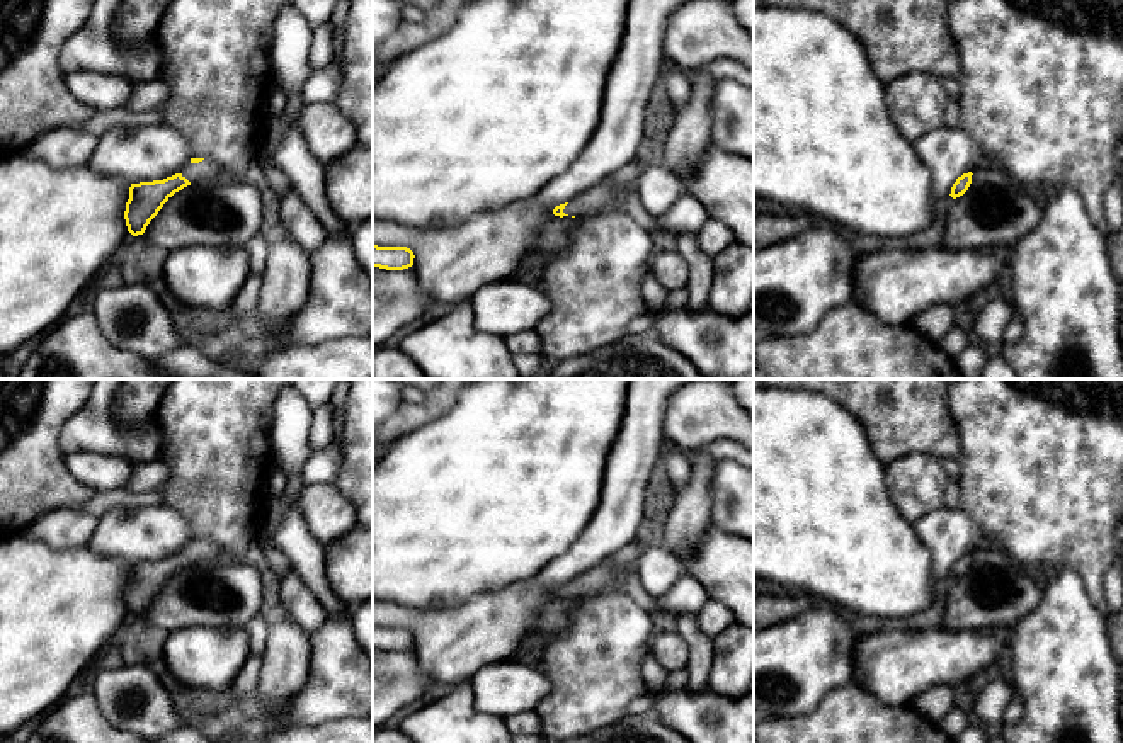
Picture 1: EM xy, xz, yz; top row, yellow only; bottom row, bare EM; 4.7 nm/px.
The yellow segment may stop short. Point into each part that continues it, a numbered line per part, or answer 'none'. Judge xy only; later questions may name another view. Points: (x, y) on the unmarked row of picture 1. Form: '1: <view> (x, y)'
1: xy (206, 551)

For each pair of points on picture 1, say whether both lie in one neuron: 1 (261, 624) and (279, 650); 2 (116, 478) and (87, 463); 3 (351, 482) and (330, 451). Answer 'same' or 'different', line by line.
1: different
2: same
3: different

